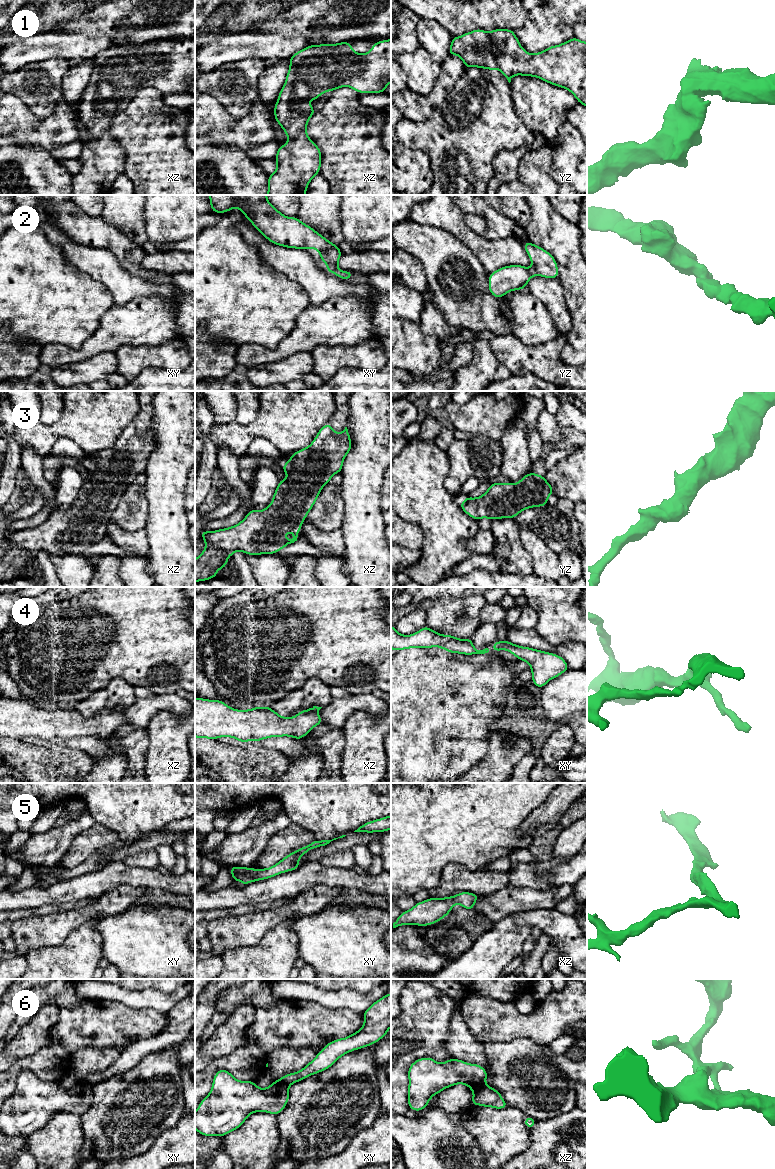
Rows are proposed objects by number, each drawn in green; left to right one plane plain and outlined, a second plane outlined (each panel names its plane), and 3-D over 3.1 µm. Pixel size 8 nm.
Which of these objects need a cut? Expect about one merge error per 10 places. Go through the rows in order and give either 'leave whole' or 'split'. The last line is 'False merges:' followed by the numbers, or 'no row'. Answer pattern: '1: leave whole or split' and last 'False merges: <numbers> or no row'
1: leave whole
2: leave whole
3: leave whole
4: leave whole
5: leave whole
6: split
False merges: 6

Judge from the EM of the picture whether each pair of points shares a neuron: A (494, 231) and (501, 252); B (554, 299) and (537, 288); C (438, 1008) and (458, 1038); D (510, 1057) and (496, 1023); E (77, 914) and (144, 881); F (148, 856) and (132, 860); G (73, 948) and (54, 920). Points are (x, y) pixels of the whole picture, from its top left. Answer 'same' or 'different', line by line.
A: different
B: same
C: different
D: different
E: different
F: same
G: different

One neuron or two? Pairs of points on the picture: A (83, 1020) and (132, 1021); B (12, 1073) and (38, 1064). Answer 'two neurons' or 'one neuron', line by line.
A: one neuron
B: one neuron

